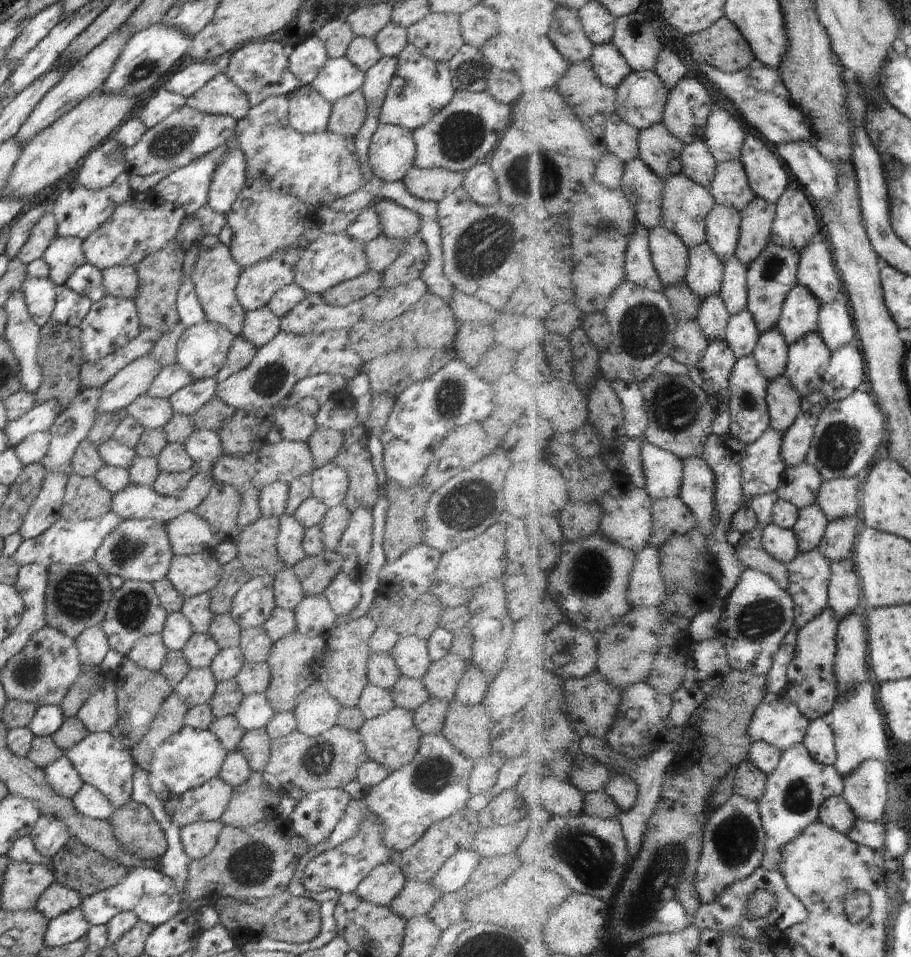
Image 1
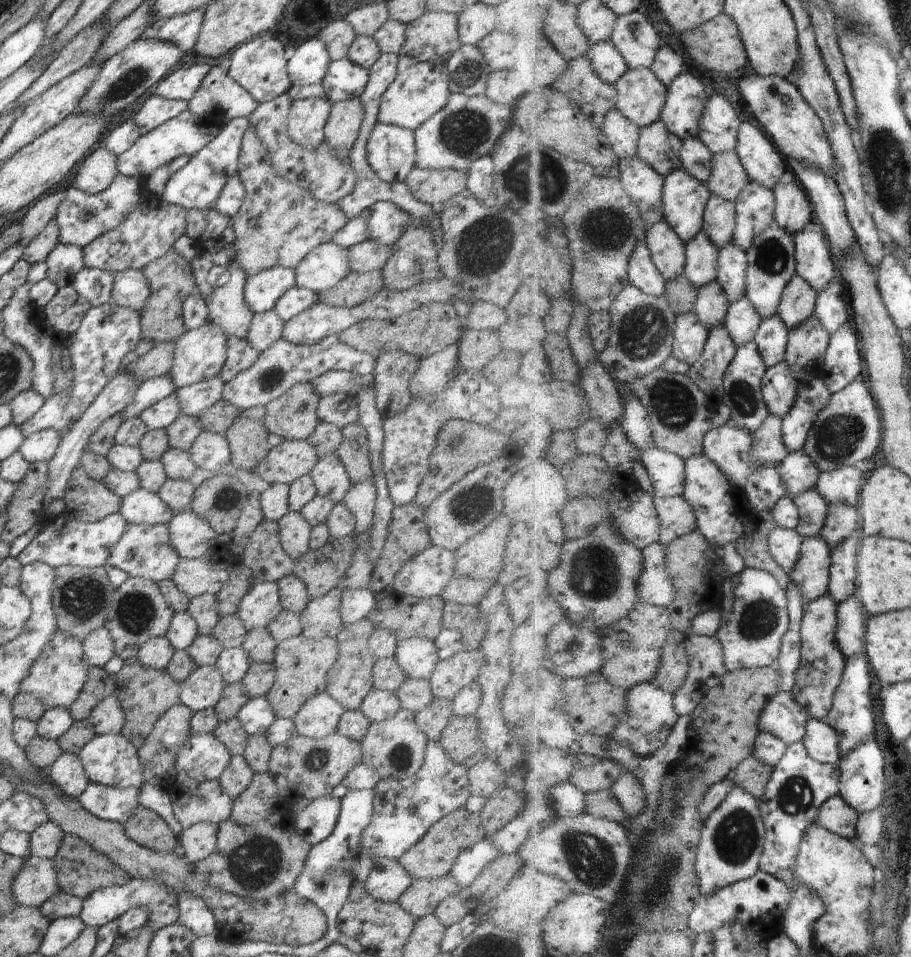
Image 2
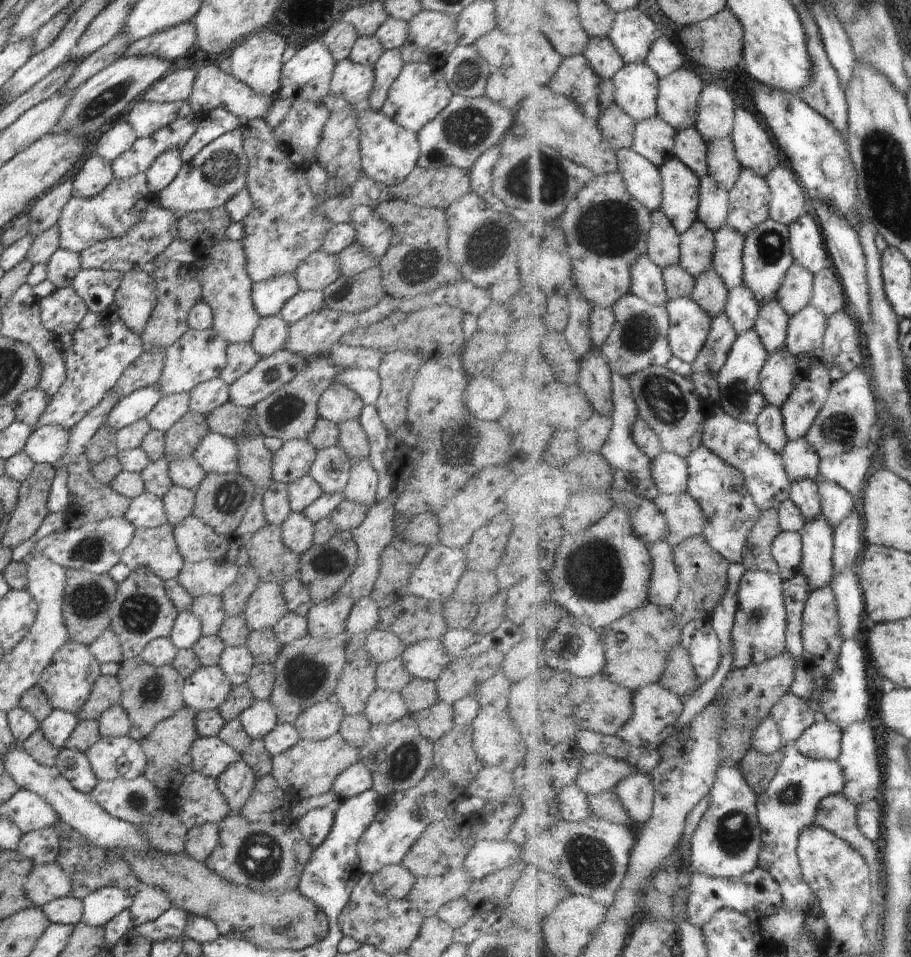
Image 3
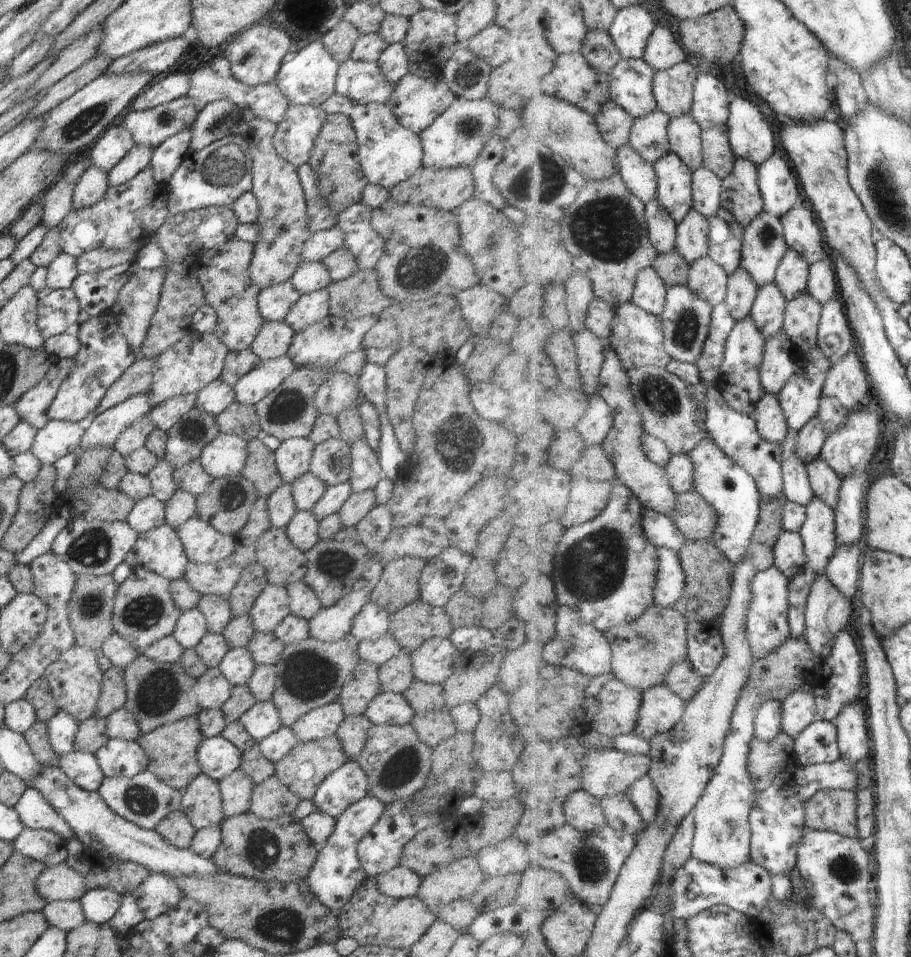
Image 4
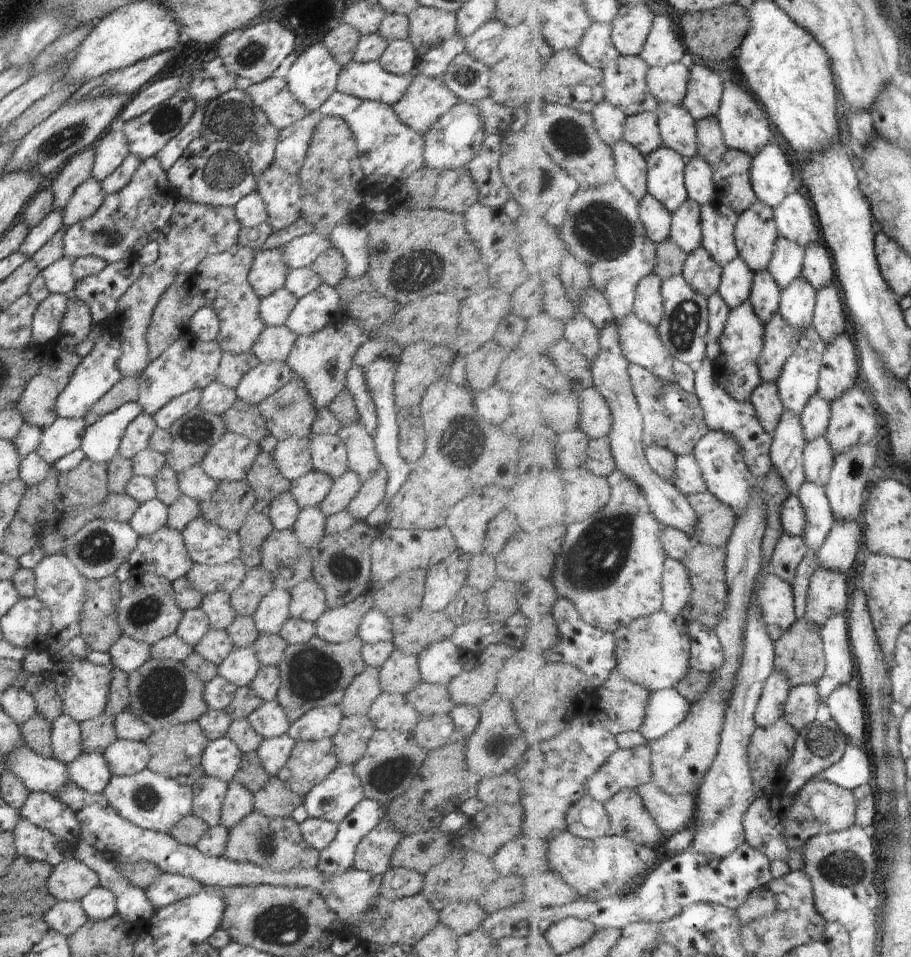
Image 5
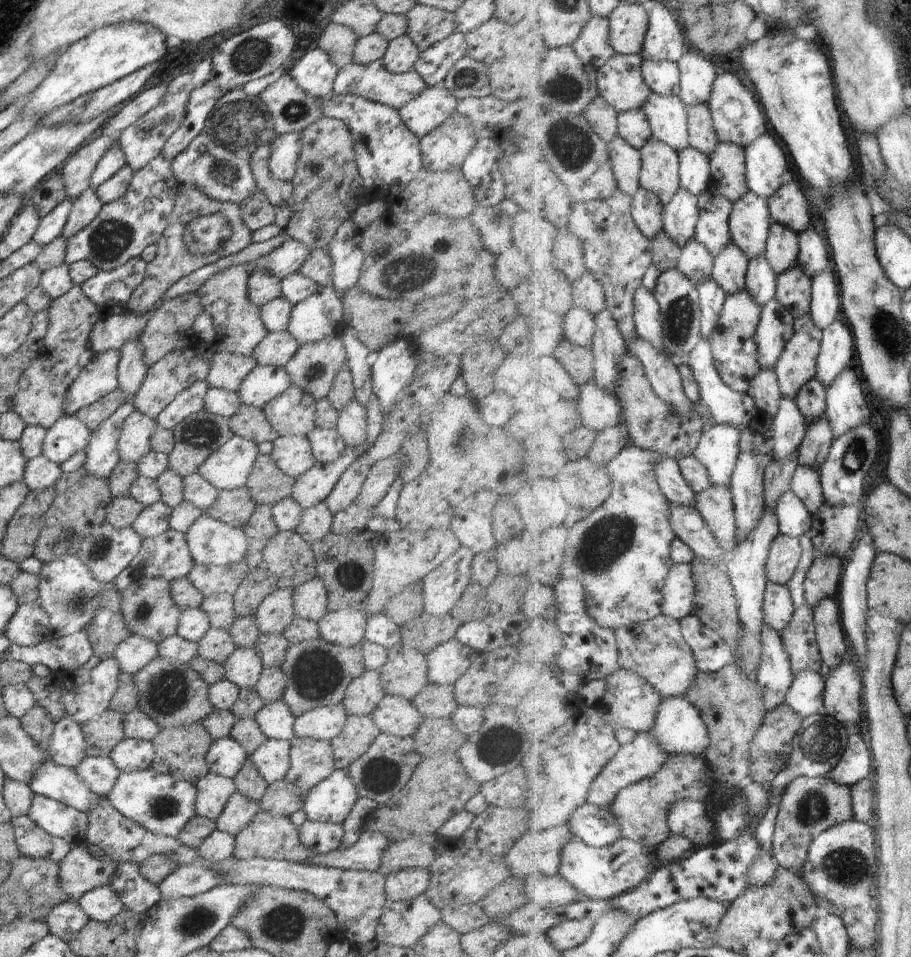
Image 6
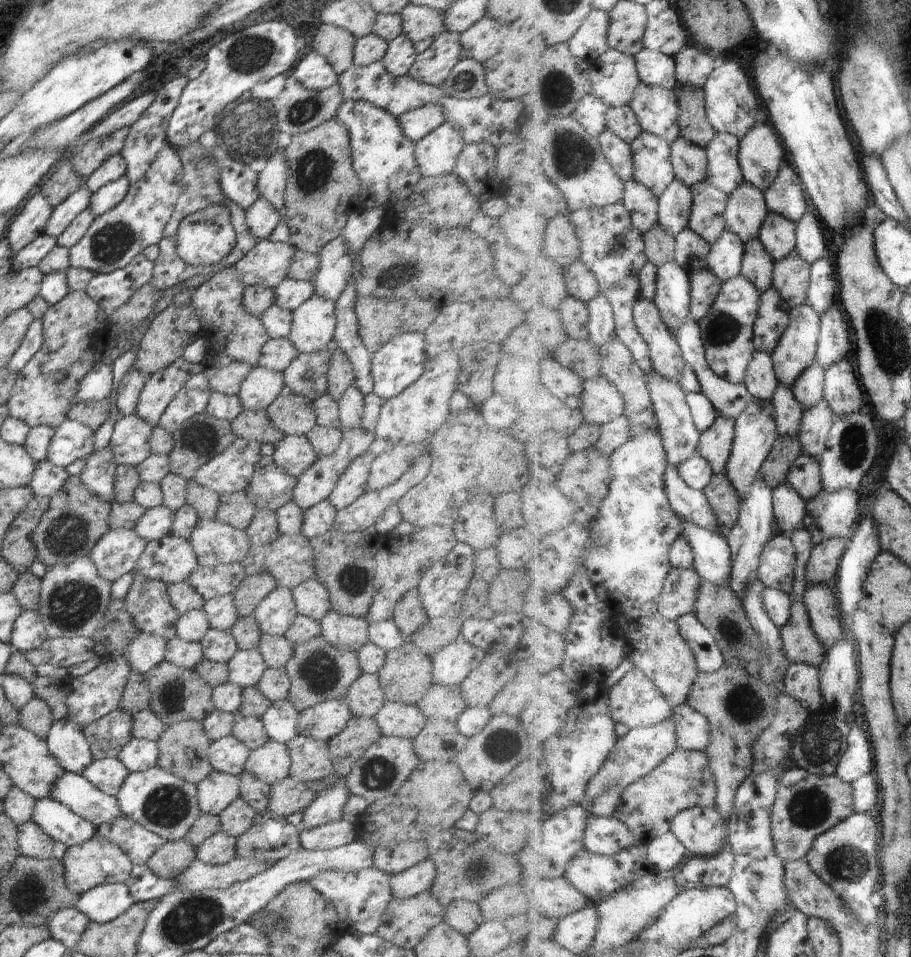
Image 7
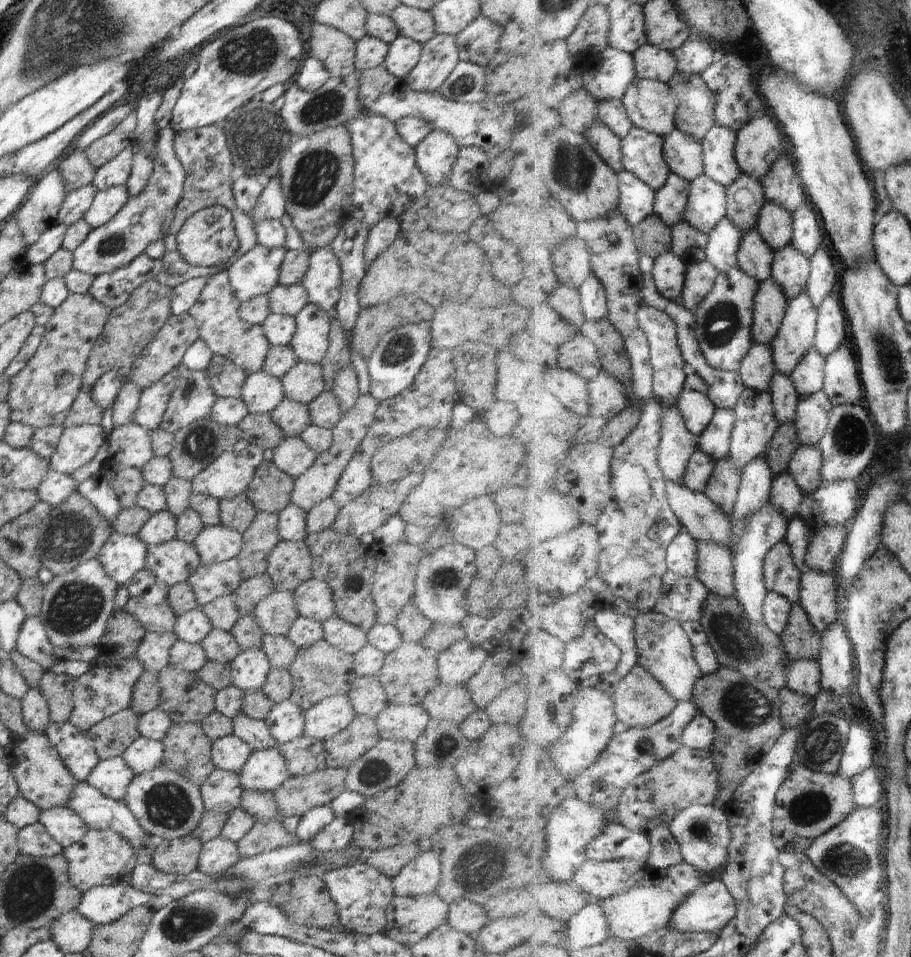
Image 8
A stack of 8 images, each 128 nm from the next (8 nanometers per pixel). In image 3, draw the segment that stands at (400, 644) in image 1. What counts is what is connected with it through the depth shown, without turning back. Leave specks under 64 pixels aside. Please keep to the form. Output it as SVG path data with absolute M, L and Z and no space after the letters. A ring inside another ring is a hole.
M423 640L408 645L400 657L412 678L434 682L452 660L440 640Z

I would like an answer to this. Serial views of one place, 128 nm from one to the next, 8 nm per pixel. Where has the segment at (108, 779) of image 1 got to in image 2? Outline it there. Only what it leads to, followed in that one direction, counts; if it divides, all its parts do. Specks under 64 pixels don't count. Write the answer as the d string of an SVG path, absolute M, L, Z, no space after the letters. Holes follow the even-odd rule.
M121 734L96 735L78 755L88 779L95 784L113 788L141 788L143 786L142 762L138 749Z

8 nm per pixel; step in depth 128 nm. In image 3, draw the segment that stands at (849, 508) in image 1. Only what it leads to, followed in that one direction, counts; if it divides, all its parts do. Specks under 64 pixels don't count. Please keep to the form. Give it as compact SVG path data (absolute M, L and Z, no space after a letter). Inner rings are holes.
M874 442L840 458L823 459L821 474L861 500L866 490L866 478L869 478L868 472L872 468L872 451Z

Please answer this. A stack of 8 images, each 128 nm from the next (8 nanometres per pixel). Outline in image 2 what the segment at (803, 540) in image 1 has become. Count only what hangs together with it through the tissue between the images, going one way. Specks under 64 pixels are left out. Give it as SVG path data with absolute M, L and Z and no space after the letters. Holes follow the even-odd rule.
M812 488L804 496L795 499L800 508L801 524L797 530L805 538L823 535L822 530L826 528L830 505L828 500L817 490Z

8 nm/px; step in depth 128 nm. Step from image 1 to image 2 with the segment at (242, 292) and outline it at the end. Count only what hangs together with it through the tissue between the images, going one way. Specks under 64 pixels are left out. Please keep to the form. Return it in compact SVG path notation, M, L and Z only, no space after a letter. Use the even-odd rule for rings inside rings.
M274 266L259 274L247 276L244 299L252 313L274 310L276 302L292 288L296 287L295 272L284 266Z

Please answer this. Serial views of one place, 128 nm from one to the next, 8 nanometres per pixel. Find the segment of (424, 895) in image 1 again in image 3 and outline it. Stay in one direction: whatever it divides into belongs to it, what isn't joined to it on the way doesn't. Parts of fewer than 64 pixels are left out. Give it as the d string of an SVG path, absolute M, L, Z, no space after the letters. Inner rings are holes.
M460 867L444 876L418 878L405 899L409 900L423 917L433 917L447 902L464 898L471 884L471 876Z

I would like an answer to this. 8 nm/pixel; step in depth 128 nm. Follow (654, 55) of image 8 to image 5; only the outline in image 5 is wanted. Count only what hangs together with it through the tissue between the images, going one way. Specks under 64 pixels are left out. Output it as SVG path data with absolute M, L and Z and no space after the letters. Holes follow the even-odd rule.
M672 64L651 67L648 80L661 104L684 105L692 75L692 70L686 64Z

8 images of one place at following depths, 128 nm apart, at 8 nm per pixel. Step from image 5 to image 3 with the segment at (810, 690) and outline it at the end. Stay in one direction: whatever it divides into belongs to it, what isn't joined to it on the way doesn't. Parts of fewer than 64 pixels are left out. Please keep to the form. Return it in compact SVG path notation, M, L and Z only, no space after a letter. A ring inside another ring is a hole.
M792 692L784 695L775 706L772 716L778 721L785 744L798 742L807 728L821 719L805 698Z

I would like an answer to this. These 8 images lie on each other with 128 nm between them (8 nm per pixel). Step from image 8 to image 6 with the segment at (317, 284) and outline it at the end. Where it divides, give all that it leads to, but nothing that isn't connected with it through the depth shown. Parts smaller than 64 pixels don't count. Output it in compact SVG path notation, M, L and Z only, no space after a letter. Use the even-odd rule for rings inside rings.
M352 219L346 220L327 245L332 260L332 288L339 296L358 283L364 265L361 234Z

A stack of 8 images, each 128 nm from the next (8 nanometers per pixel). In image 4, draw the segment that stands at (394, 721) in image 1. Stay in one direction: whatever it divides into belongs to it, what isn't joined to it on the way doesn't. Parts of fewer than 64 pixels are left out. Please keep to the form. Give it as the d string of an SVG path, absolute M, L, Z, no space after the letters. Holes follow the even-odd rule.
M410 723L372 725L356 762L368 777L369 794L385 805L414 796L425 786L434 766L434 750L420 740Z

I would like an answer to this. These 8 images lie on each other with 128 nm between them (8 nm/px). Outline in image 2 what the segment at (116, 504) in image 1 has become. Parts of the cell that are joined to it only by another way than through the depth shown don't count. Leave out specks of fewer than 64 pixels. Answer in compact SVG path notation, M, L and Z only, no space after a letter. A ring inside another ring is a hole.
M141 488L122 498L119 514L126 520L126 523L146 526L169 525L173 518L172 510L160 500L157 494Z

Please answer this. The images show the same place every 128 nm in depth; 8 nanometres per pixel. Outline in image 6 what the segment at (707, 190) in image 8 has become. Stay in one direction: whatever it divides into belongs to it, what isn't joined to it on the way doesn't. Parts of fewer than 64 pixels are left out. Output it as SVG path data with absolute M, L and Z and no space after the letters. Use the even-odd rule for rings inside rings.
M712 192L700 194L699 200L701 218L695 238L718 257L733 242L731 217L734 203L721 193L716 196Z

